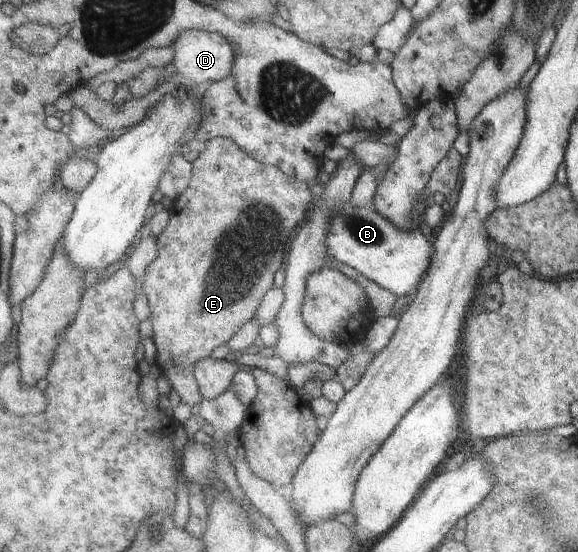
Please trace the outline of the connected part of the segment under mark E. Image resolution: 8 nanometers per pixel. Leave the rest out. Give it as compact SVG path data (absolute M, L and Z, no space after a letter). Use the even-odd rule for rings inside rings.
M221 136L220 138L214 138L208 146L206 146L205 151L202 153L201 157L197 159L196 162L192 163L192 179L190 179L191 182L189 183L188 189L178 197L178 199L175 199L174 205L172 210L170 211L170 218L168 221L168 224L166 225L165 230L158 235L158 257L150 263L148 266L147 272L145 273L144 279L143 279L143 290L145 291L145 294L147 295L147 301L148 306L150 307L150 323L152 325L152 341L155 343L156 347L156 371L161 371L164 373L165 378L169 381L171 384L172 389L174 389L178 395L178 400L184 401L184 403L187 403L188 405L192 406L194 410L196 410L198 403L202 403L203 395L201 394L201 386L197 382L197 376L195 373L195 367L198 362L201 362L203 359L210 358L210 355L212 355L212 351L214 349L218 349L220 345L228 345L229 341L242 329L242 326L245 326L246 323L249 321L252 321L255 319L255 315L257 314L257 311L259 310L259 307L261 306L261 303L265 301L265 297L269 294L270 291L275 291L274 287L274 279L276 279L276 273L278 273L278 269L282 269L282 263L284 263L284 259L286 256L284 255L285 251L288 251L288 246L290 245L290 235L296 231L296 227L298 225L302 225L304 221L308 221L308 216L312 213L312 210L310 209L310 205L312 205L312 191L310 191L310 184L308 182L302 181L301 179L298 179L298 176L289 176L286 172L283 172L279 167L276 167L272 164L263 164L262 162L259 162L257 159L254 159L253 156L248 155L246 151L242 150L241 147L238 147L237 143L234 143L234 140L231 140L230 138L224 138Z

